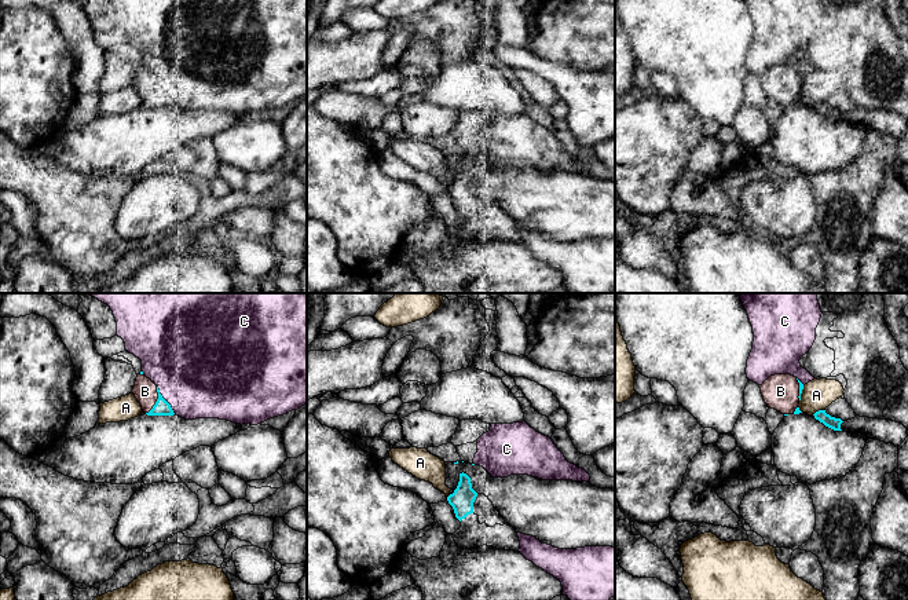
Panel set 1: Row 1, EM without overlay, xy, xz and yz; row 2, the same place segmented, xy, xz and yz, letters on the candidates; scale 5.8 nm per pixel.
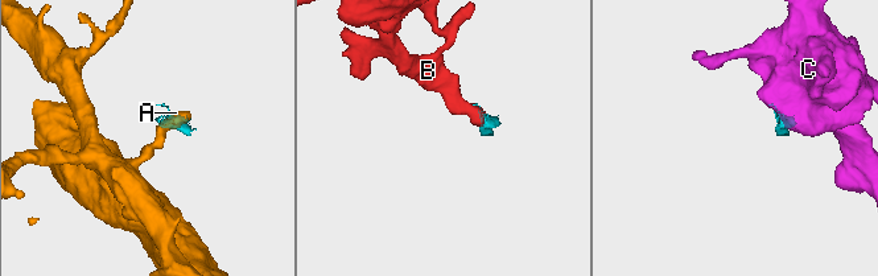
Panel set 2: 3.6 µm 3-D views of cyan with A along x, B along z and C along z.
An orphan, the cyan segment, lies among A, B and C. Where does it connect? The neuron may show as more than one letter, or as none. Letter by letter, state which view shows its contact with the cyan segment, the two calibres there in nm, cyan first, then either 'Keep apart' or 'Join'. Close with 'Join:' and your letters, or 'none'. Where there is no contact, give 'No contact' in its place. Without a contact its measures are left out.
A: Touches cyan in yz. Thickness 70 nm (cyan) against 180 nm. Keep apart
B: Touches cyan in xy. Thickness 90 nm (cyan) against 140 nm. Join
C: Touches cyan in xy. Thickness 90 nm (cyan) against 500 nm. Keep apart
Join: B

